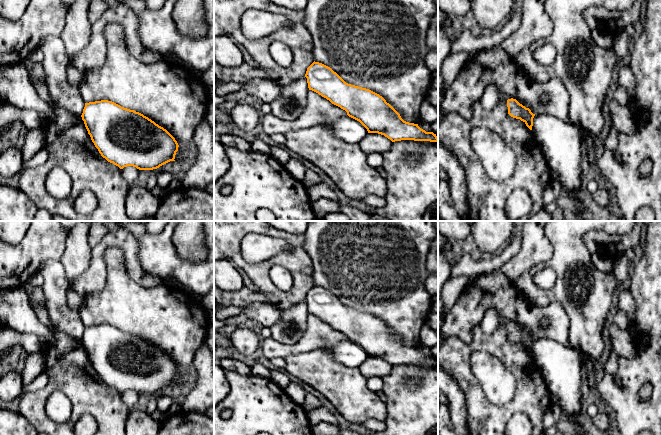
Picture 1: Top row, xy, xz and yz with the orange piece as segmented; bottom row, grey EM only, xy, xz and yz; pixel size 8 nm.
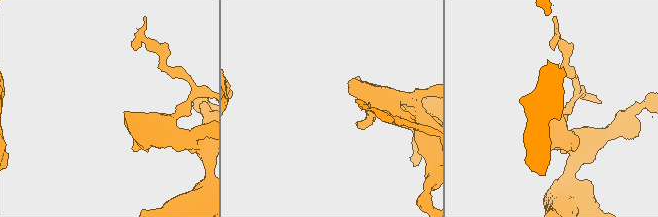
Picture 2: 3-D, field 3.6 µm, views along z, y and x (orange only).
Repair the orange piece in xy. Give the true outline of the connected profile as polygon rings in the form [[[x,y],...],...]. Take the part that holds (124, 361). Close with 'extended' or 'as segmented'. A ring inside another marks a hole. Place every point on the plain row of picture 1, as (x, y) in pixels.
[[[101,324],[85,327],[81,341],[101,380],[120,393],[133,390],[139,394],[153,394],[175,385],[179,371],[175,362],[139,336],[121,331],[112,325]]]; as segmented

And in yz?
[[[513,322],[507,324],[507,331],[508,338],[511,341],[520,343],[530,354],[532,354],[533,342],[535,338],[533,338],[529,332],[526,332]]]; as segmented

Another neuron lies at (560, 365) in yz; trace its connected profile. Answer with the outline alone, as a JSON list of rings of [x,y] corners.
[[[547,337],[535,338],[532,357],[541,371],[549,392],[557,397],[562,415],[578,415],[581,411],[581,361],[582,353]]]

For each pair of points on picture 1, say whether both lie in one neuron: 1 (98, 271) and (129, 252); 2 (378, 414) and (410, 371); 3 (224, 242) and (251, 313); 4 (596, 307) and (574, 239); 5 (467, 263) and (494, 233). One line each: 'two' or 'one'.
1: one
2: two
3: two
4: one
5: two

